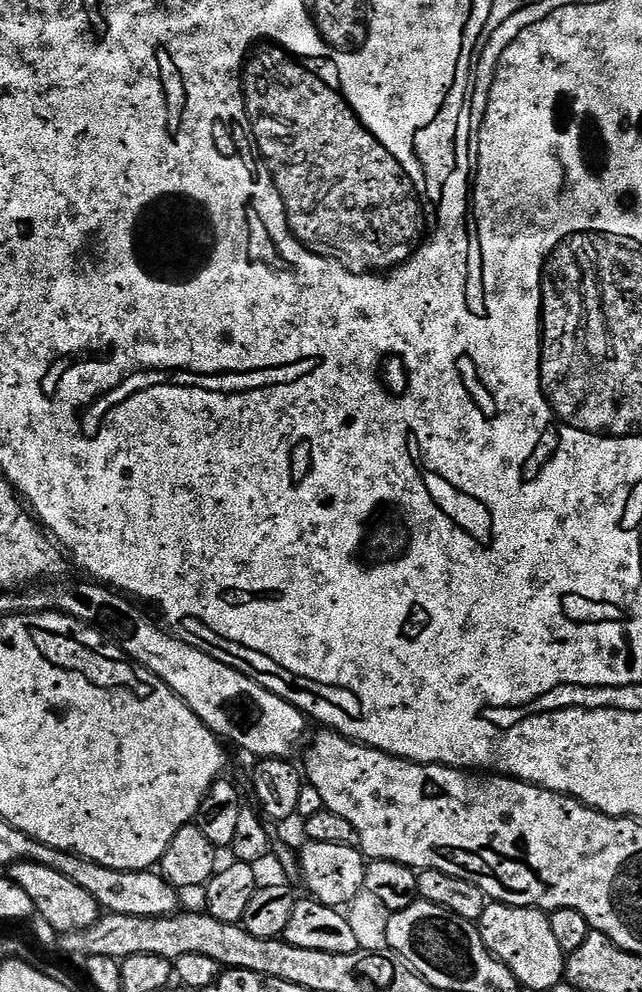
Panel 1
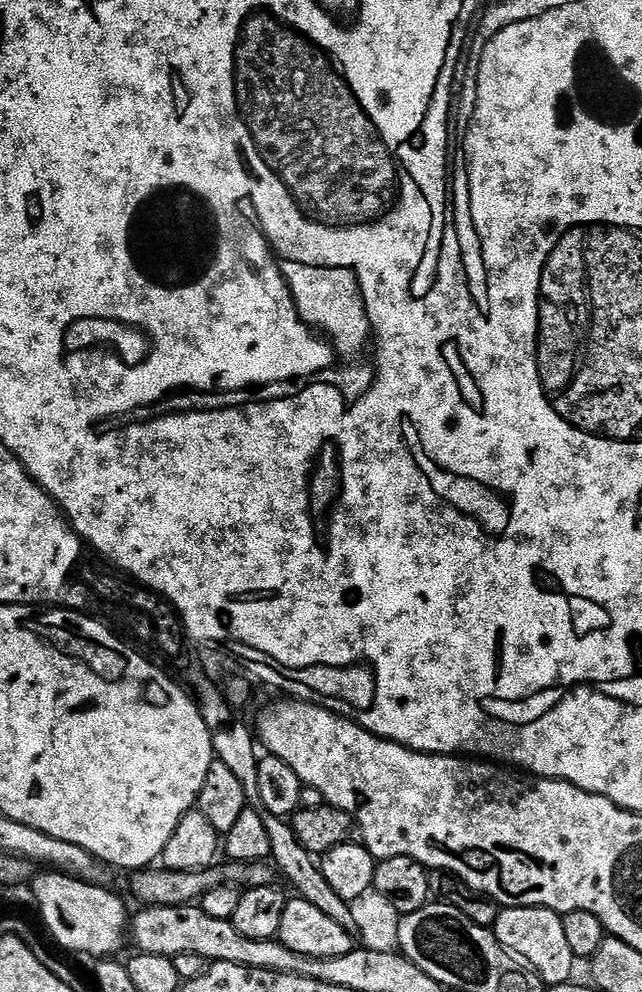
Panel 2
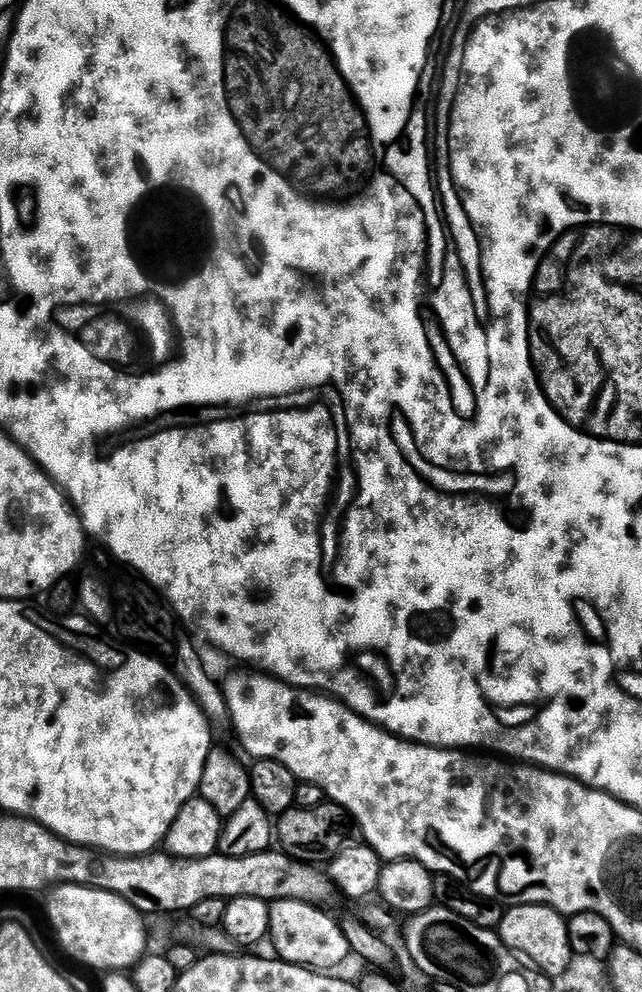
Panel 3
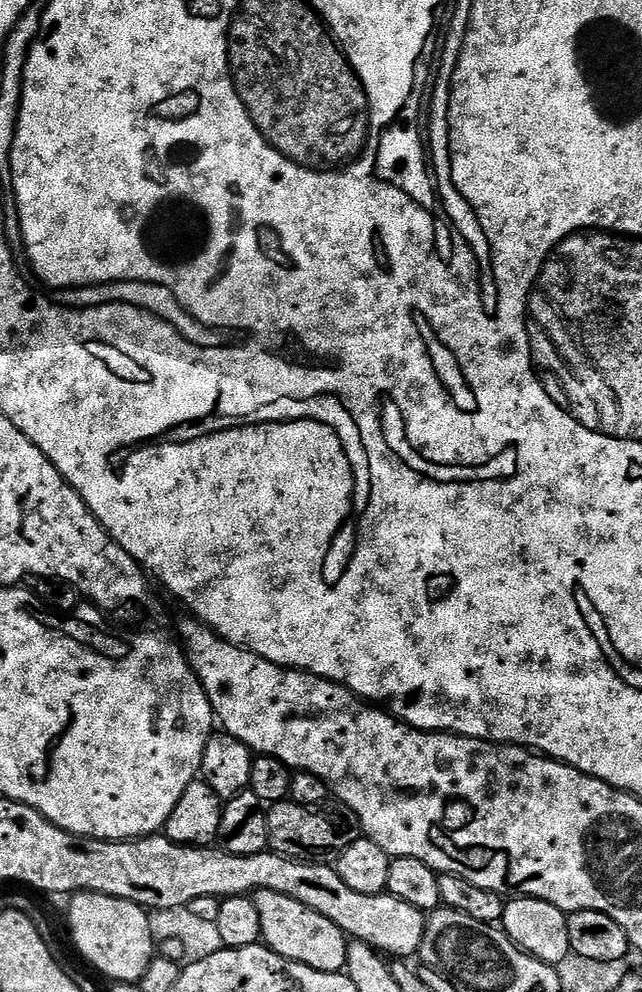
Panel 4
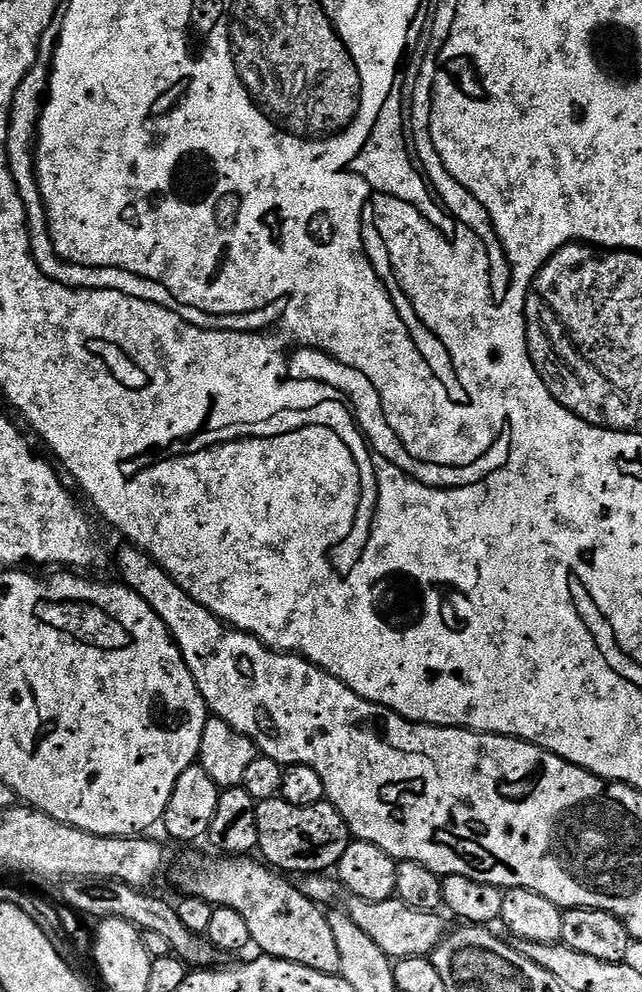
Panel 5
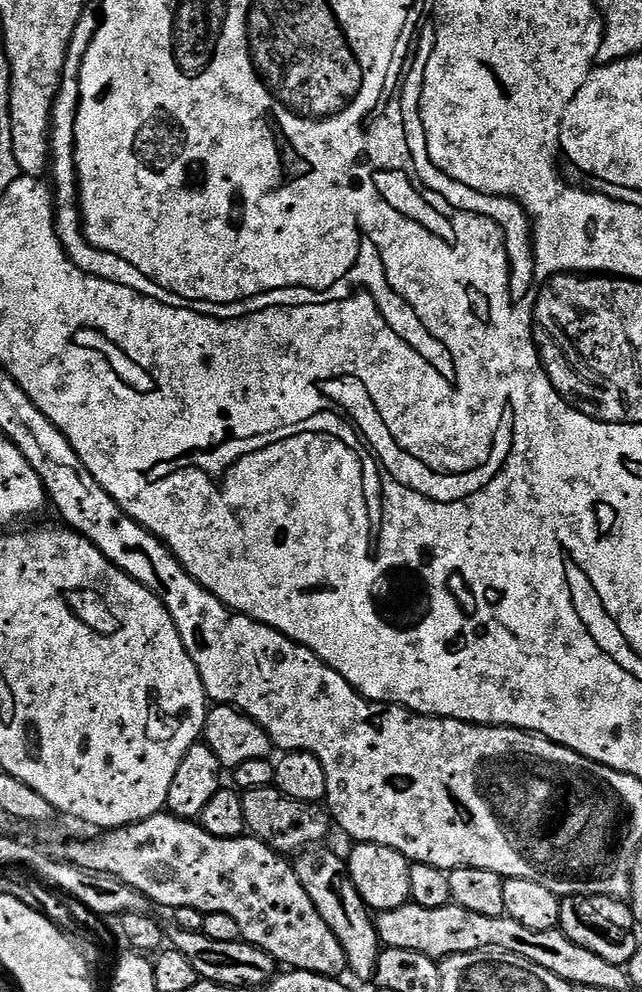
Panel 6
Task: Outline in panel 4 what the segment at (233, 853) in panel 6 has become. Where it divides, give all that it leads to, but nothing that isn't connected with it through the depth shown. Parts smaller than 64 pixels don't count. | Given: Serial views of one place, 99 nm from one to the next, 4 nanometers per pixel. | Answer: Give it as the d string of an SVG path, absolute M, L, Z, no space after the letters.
M261 888L254 899L258 918L262 920L260 934L263 943L273 952L314 970L344 972L347 969L350 940L342 929L330 922L330 918L322 918L322 914L310 910L310 906L302 906L302 902L294 902L294 898L286 898L286 894L278 894L274 890Z

